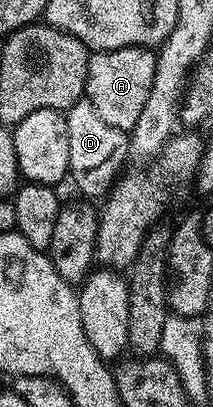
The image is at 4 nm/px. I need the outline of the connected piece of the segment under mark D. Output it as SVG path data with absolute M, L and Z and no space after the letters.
M84 97L77 99L64 114L68 121L69 182L78 186L82 194L79 196L90 201L98 201L98 198L101 200L109 196L111 188L123 174L122 166L130 159L130 136L116 129L116 125L108 125L108 121L102 120L92 101Z

